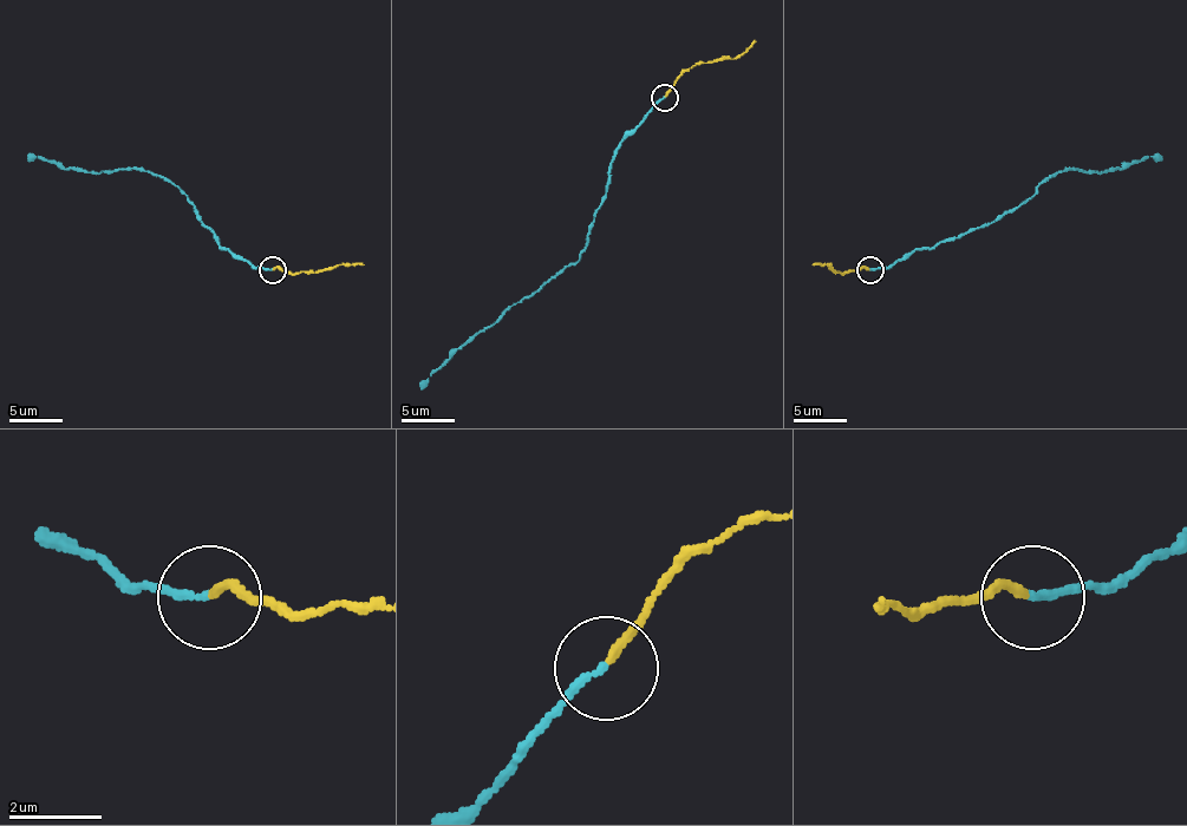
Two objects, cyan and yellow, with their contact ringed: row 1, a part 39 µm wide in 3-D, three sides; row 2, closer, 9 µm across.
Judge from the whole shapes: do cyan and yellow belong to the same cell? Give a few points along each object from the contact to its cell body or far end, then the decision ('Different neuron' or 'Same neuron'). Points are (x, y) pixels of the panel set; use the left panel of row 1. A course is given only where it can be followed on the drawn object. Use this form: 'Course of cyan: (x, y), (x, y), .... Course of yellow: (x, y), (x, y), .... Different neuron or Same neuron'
Course of cyan: (272, 270), (253, 268), (223, 249), (176, 185), (132, 169), (77, 171), (37, 156), (28, 161). Course of yellow: (272, 270), (304, 273), (363, 266). Same neuron

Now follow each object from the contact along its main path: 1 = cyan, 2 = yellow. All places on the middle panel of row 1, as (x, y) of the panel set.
1: (664, 98), (615, 151), (611, 181), (589, 240), (568, 267), (469, 339), (421, 389)
2: (664, 96), (696, 64), (738, 58), (755, 39)

